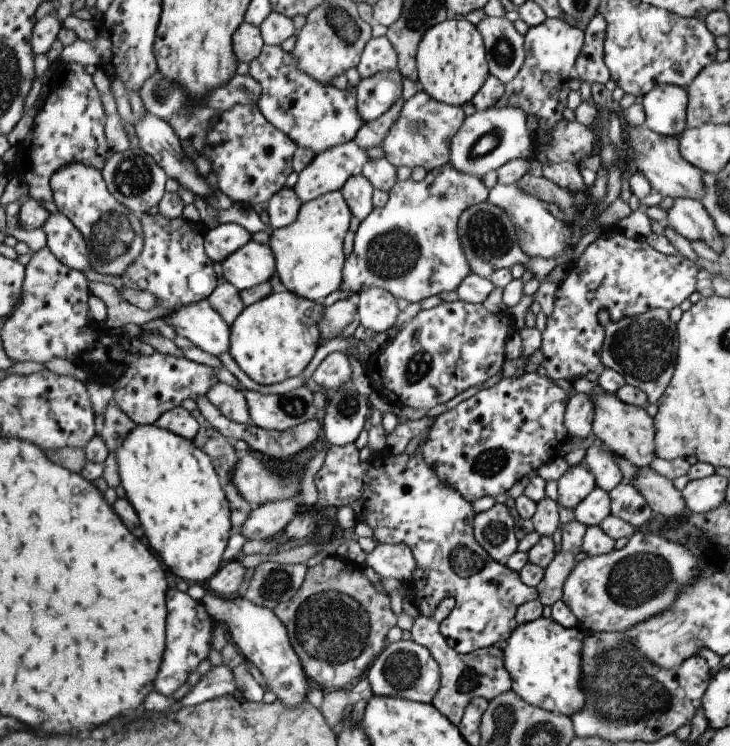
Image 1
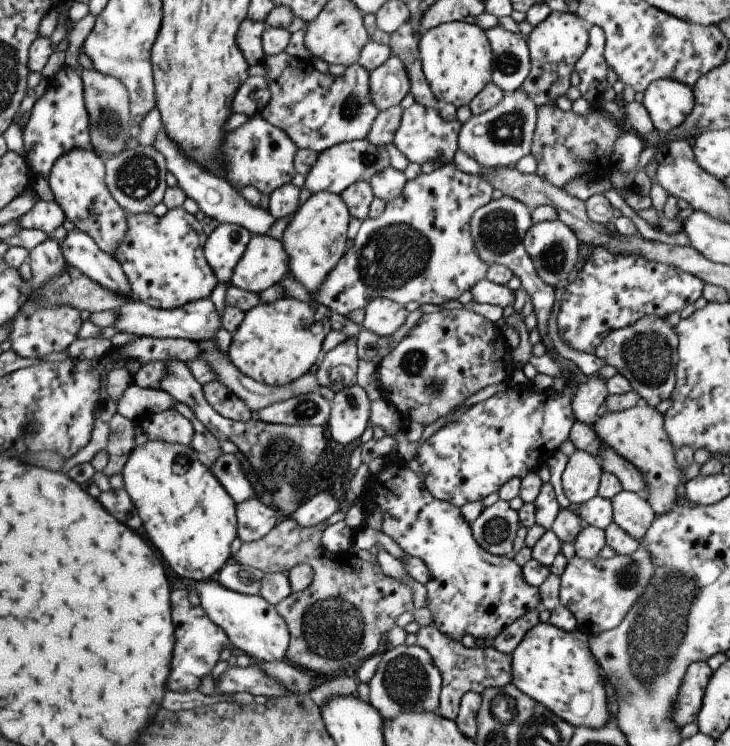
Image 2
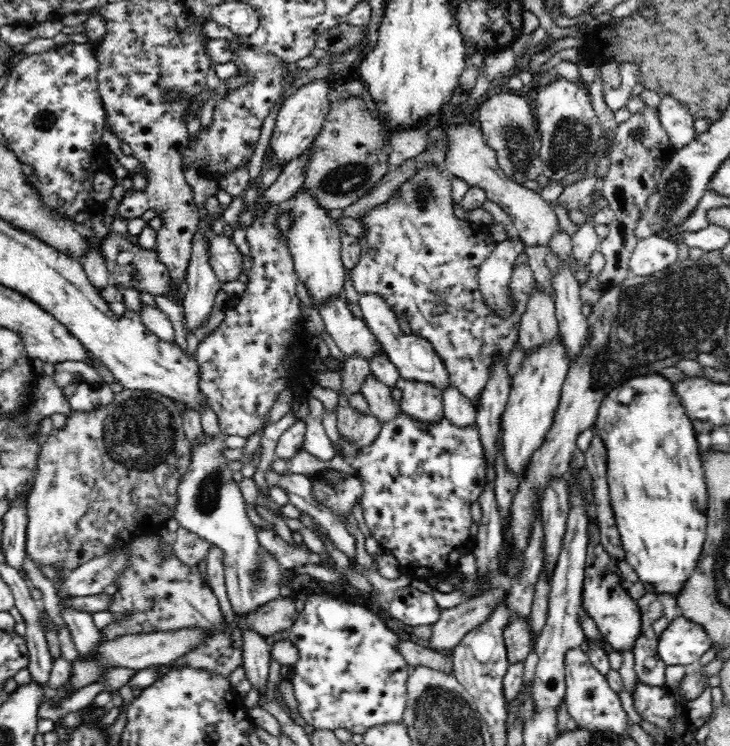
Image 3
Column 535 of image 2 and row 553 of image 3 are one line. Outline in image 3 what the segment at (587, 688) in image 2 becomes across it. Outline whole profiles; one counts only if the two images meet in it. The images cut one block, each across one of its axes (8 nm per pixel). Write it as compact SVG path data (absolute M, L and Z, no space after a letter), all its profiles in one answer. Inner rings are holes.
M654 373L650 376L642 376L629 380L620 387L611 390L606 398L602 401L597 420L595 431L598 431L600 437L606 443L606 454L608 455L608 484L610 504L614 513L615 523L620 533L622 549L626 553L626 563L636 573L638 581L647 587L648 595L668 595L678 599L681 596L686 582L695 574L698 567L699 559L702 557L703 547L707 536L707 500L708 491L705 483L705 472L703 469L702 458L699 457L697 440L694 438L692 425L685 408L680 404L678 397L671 392L671 383L669 380L662 378L659 374Z

